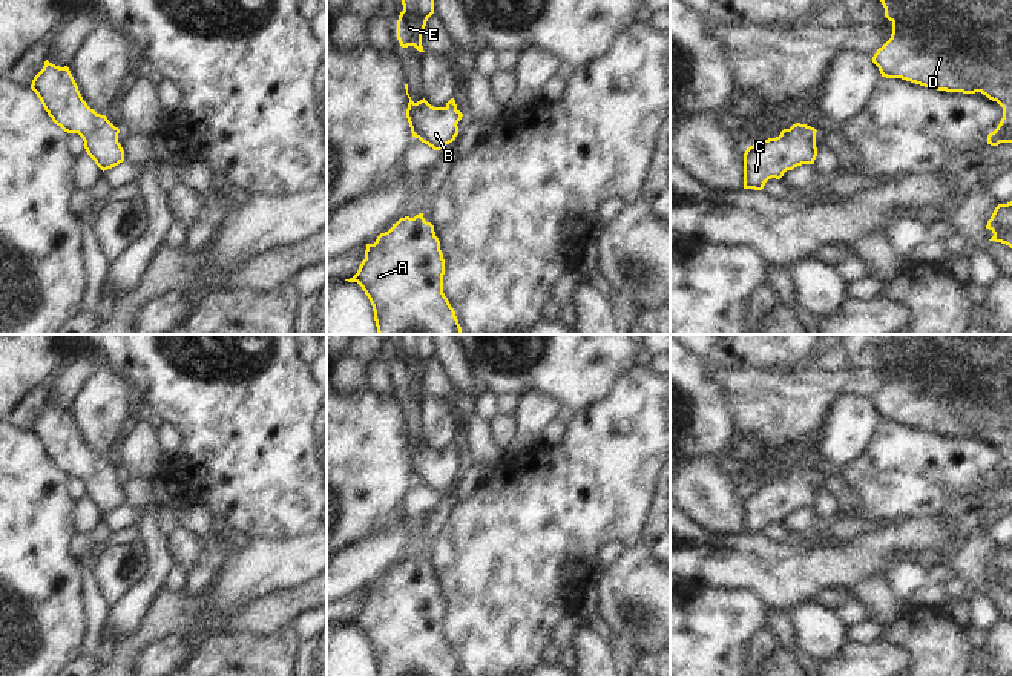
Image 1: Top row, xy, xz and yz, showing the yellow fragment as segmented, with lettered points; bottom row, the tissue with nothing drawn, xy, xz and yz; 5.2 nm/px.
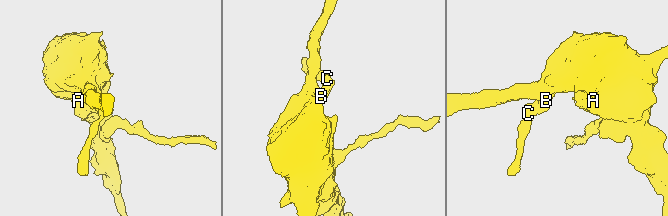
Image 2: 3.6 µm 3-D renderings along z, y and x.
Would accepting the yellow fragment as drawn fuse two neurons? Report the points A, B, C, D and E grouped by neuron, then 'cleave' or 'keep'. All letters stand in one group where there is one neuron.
A B C D E | keep

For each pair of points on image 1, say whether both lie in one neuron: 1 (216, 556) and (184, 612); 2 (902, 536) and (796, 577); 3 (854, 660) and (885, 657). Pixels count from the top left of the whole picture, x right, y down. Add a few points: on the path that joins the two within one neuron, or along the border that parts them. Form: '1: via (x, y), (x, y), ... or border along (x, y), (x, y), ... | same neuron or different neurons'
1: border along (209, 586), (195, 594), (184, 591) | different neurons
2: via (876, 554), (841, 566), (822, 568) | same neuron
3: via (862, 660), (877, 660) | same neuron

